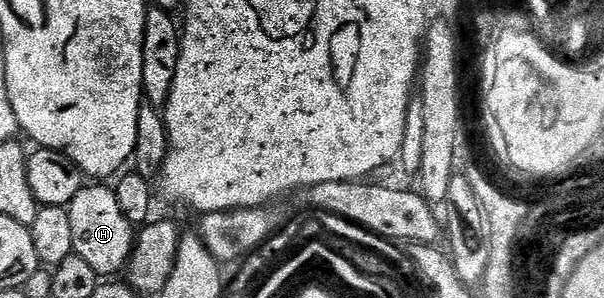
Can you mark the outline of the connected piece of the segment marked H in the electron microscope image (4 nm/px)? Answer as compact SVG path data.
M106 184L83 185L68 209L72 220L74 253L80 256L80 260L85 260L99 276L114 276L117 270L118 273L125 271L130 253L134 251L136 226L128 220L128 216L124 216L124 212L120 212L113 189Z

